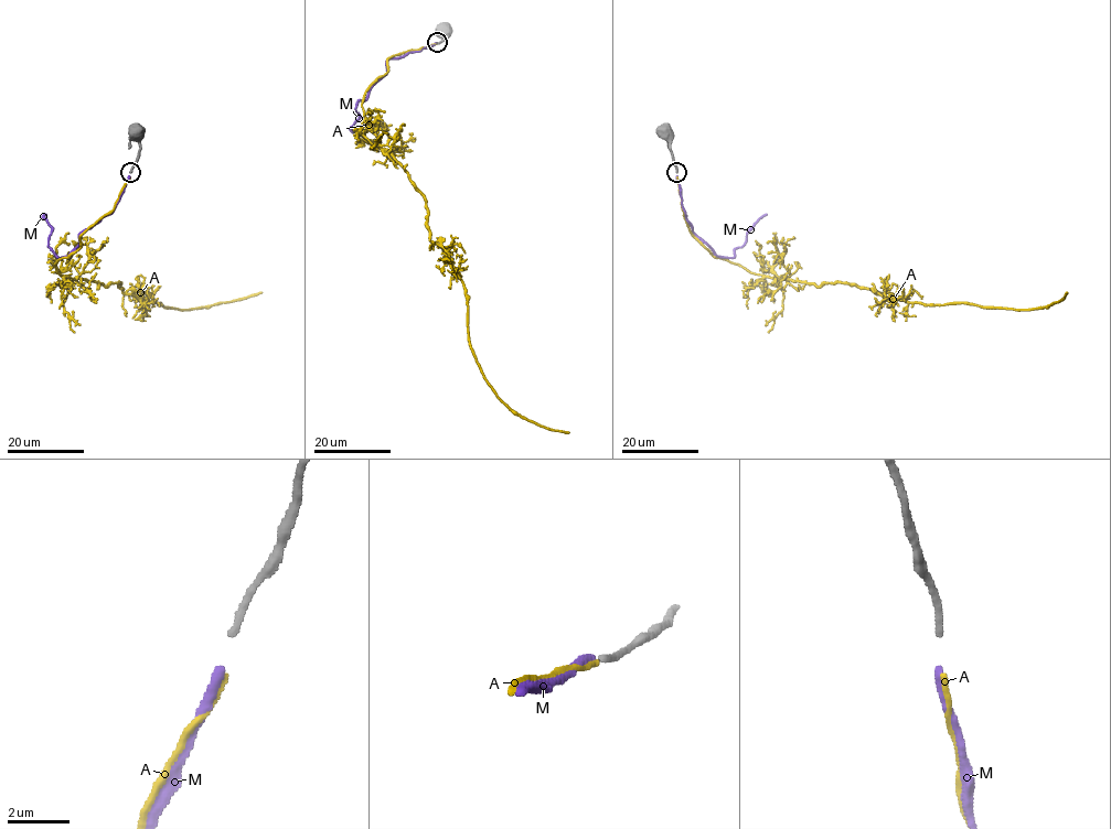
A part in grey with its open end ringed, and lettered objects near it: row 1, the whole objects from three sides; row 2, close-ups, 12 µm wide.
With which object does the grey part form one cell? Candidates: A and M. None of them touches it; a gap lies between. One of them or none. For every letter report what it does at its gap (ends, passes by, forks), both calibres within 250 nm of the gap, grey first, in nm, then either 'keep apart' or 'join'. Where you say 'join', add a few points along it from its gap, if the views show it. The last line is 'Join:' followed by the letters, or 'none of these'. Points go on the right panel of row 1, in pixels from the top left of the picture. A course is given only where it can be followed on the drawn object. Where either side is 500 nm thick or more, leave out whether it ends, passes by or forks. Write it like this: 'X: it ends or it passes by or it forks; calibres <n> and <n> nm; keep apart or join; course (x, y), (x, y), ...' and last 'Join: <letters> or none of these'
A: it ends; calibres 240 and 180 nm; keep apart
M: it ends; calibres 240 and 280 nm; join; course (676, 176), (692, 230), (716, 255), (733, 257), (748, 230), (767, 214)
Join: M

